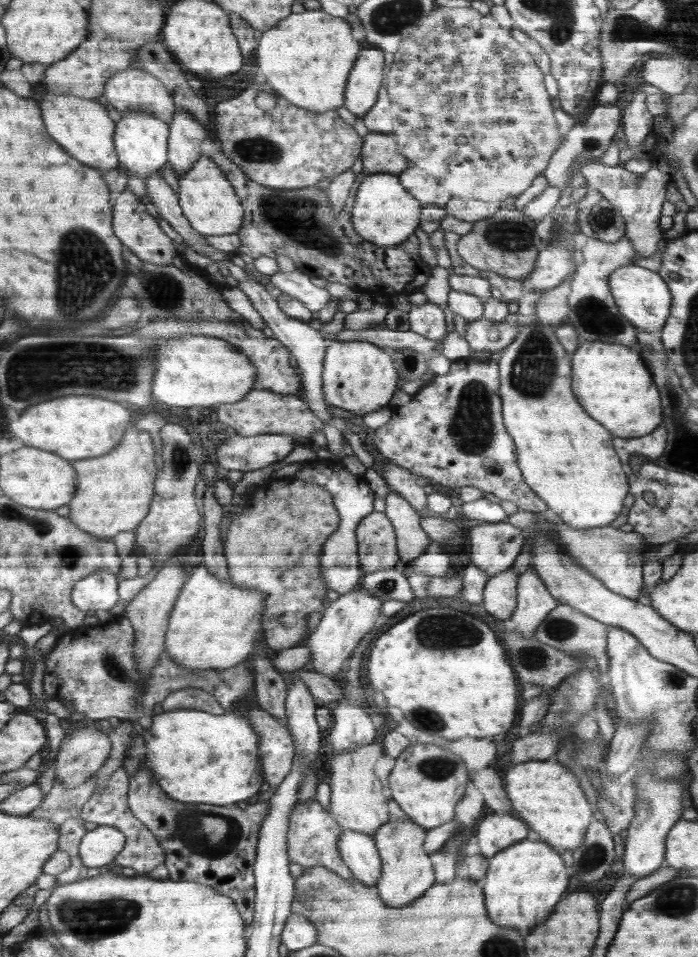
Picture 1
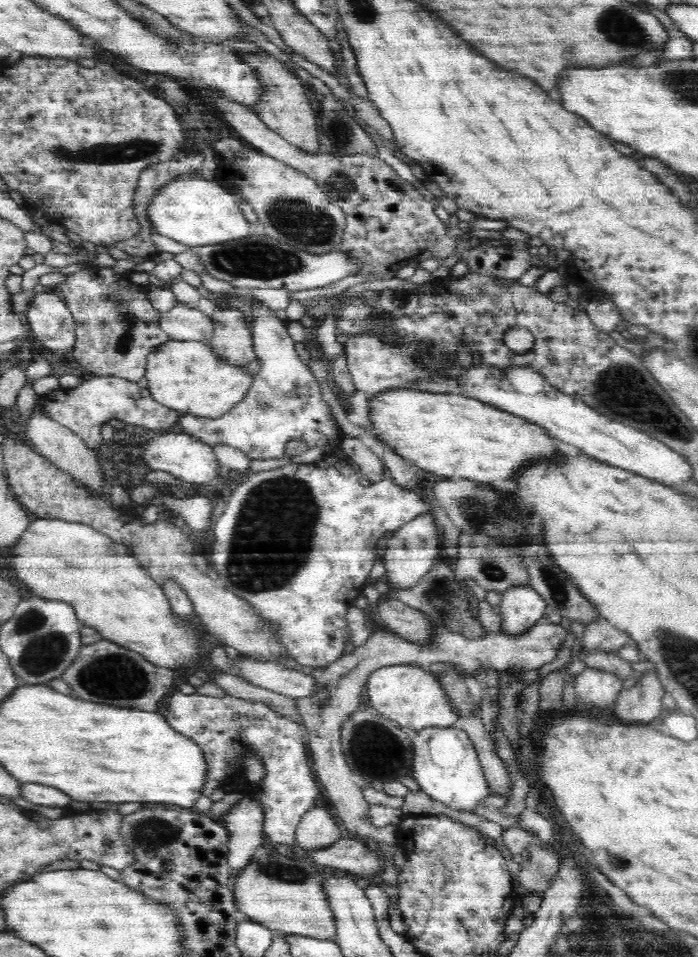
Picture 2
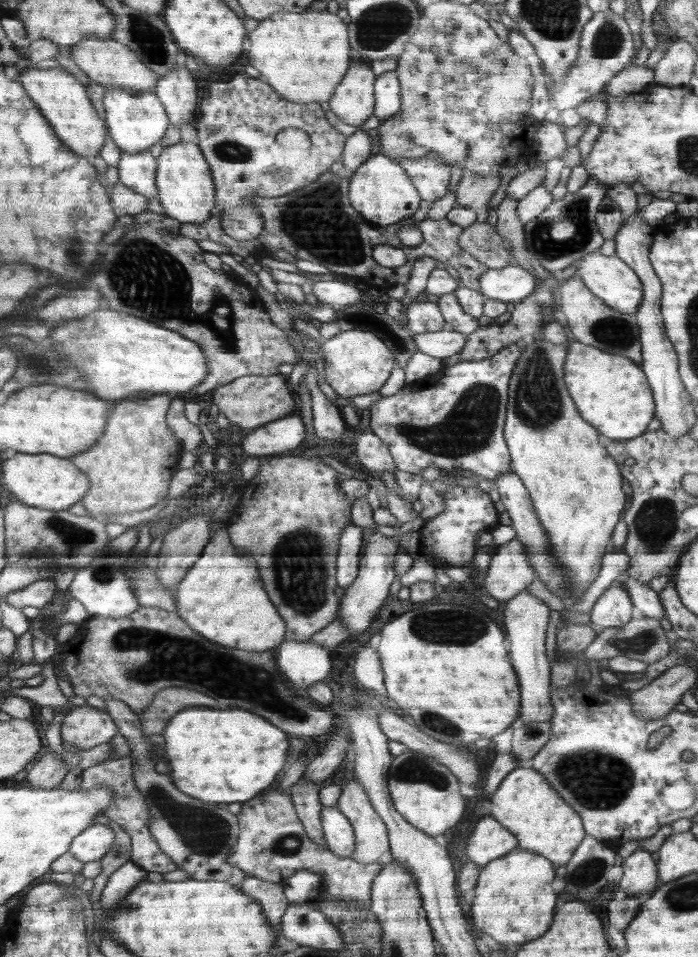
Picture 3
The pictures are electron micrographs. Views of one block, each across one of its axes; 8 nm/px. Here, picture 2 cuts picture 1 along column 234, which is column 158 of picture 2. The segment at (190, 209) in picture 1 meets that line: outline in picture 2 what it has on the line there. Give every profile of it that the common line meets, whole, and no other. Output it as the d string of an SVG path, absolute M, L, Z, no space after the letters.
M192 173L173 177L160 189L156 189L148 202L147 220L152 230L189 247L242 238L253 231L241 214L239 202L234 195L216 182Z

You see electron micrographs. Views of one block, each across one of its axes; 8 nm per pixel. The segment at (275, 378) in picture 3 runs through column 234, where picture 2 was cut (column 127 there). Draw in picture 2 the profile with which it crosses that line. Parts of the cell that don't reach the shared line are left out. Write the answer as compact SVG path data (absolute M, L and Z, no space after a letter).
M98 376L82 381L75 388L59 386L57 389L52 388L50 392L38 394L35 409L40 409L55 423L80 437L92 450L102 444L102 426L112 418L130 425L139 425L146 430L160 430L158 433L162 434L174 431L175 422L181 416L178 411L156 402L142 383Z

